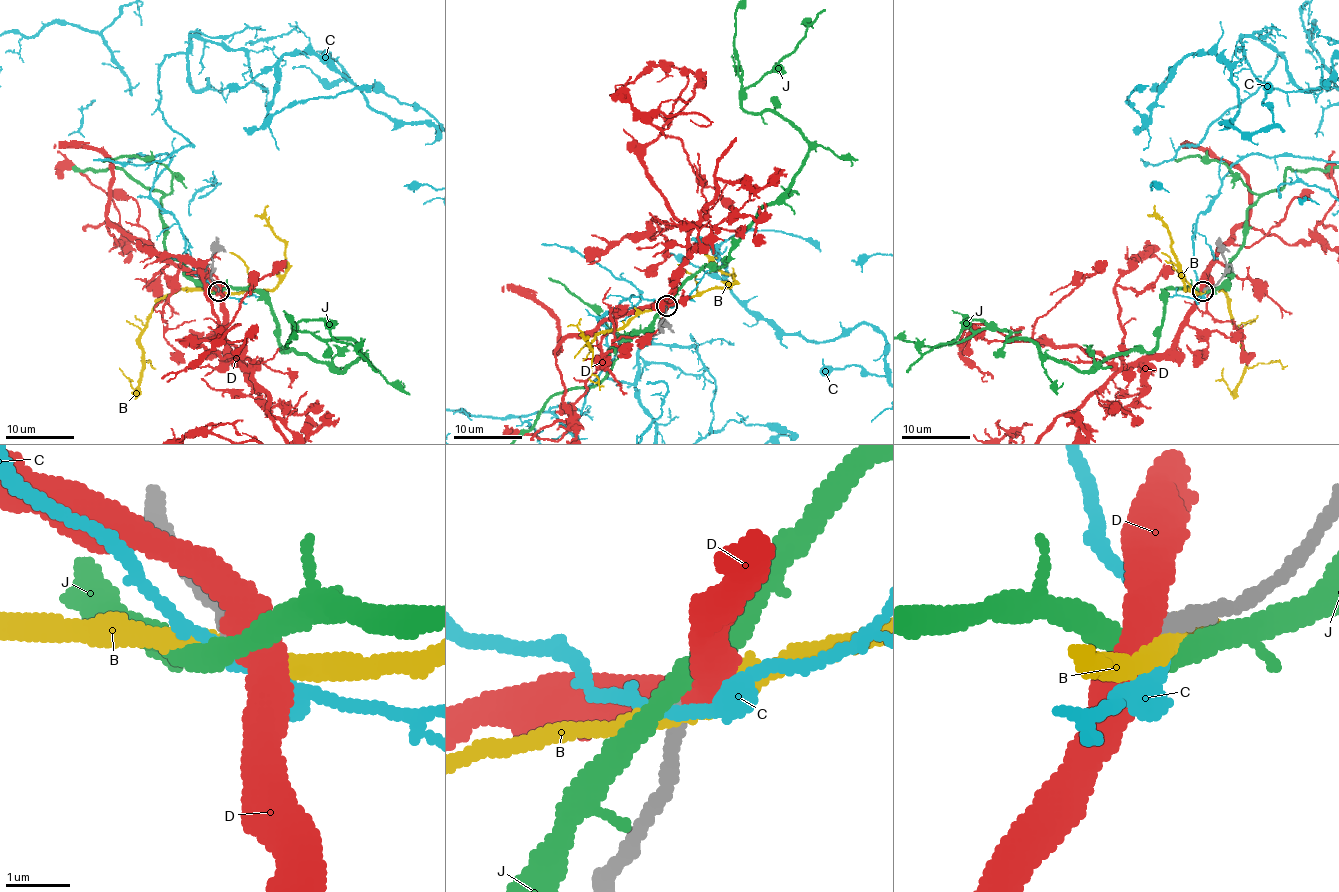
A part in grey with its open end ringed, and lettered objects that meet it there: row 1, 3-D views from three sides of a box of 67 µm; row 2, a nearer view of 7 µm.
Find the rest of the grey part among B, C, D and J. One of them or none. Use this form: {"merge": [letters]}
{"merge": []}

